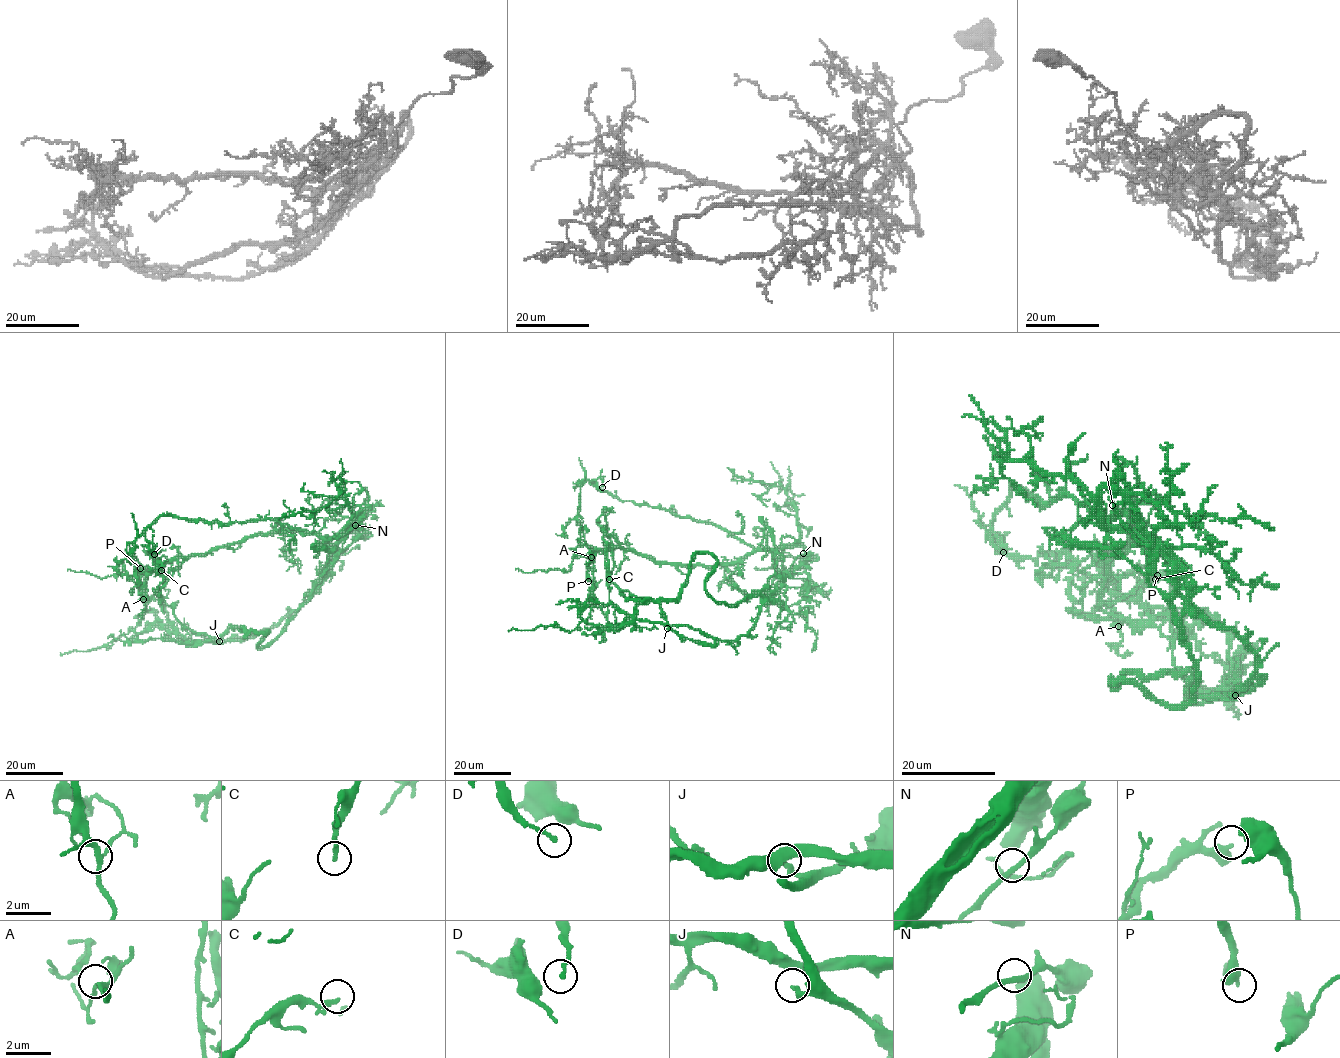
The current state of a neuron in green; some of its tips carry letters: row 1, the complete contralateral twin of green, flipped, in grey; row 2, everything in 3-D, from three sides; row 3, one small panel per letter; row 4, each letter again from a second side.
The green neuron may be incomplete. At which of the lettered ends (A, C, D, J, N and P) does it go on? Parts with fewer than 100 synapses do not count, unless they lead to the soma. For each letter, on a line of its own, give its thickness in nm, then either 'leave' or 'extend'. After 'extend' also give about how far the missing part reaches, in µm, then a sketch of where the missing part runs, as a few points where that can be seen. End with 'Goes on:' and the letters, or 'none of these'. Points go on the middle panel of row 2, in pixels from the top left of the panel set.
A: 140 nm thick; leave
C: 200 nm thick; leave
D: 130 nm thick; leave
J: 140 nm thick; leave
N: 170 nm thick; leave
P: 480 nm thick; leave
Goes on: none of these

